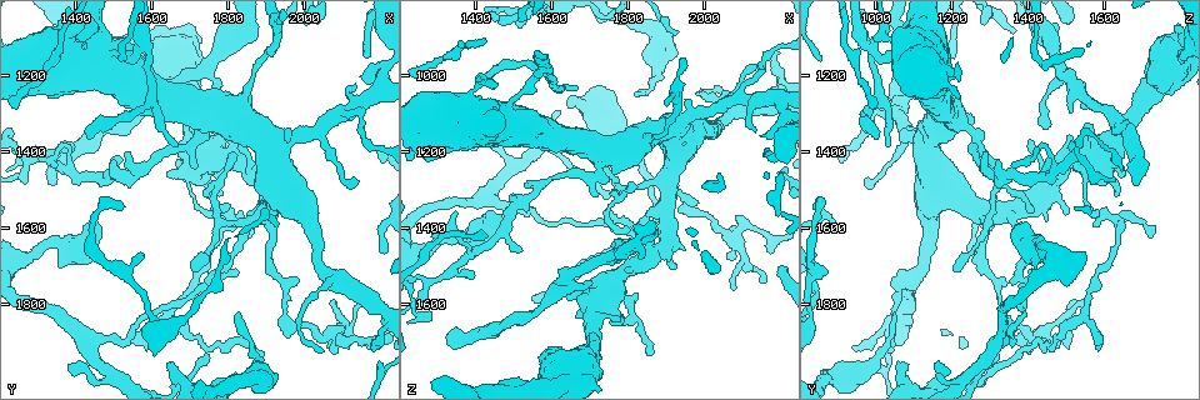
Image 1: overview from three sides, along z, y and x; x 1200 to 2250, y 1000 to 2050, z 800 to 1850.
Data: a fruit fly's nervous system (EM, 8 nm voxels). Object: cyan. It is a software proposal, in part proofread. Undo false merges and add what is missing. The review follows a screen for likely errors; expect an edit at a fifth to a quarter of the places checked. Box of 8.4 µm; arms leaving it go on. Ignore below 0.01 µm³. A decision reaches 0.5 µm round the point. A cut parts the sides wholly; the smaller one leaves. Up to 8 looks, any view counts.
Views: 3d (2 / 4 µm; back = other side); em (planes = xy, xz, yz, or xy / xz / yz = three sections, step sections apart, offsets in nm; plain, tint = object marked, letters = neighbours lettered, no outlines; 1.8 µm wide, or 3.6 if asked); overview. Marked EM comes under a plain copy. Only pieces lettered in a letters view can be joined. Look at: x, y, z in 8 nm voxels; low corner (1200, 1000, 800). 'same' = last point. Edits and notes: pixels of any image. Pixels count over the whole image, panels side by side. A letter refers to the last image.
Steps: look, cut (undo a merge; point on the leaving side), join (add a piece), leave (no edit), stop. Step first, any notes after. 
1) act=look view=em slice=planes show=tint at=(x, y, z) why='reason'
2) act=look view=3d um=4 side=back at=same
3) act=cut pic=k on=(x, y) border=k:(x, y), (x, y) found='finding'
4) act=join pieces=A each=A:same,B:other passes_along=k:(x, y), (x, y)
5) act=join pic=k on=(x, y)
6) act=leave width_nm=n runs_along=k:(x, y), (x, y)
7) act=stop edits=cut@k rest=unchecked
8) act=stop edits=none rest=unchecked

act=look view=em slice=xz step=16 show=tint at=(1815, 1405, 1290) why='branch stops here'

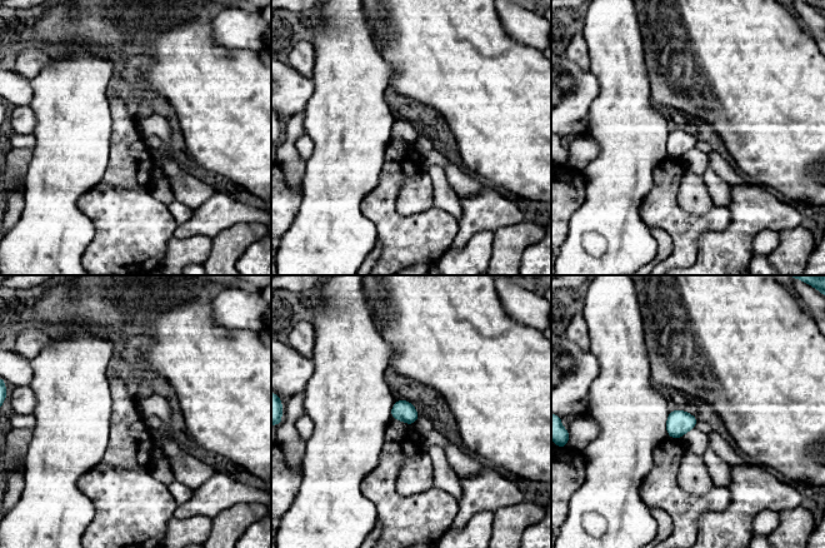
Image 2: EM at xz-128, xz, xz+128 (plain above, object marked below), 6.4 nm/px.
act=look view=em slice=planes show=letters at=same why='cut it another way'

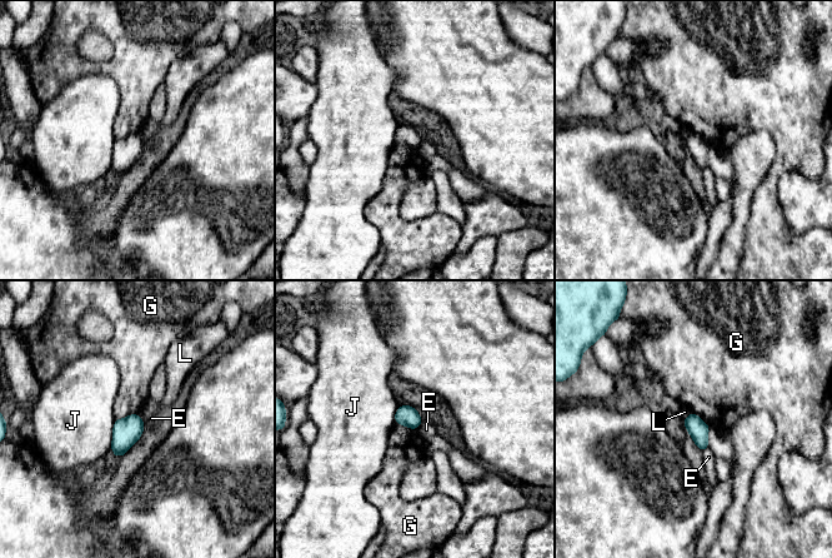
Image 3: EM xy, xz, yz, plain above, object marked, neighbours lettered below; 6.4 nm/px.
act=leave width_nm=130 each=E:other,G:other,J:other,L:other border=3:(138, 414), (143, 422) found='none of them fits'

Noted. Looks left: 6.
act=look view=em um=3.6 slice=planes show=letters at=(1385, 1115, 1080) why='calibre changes'

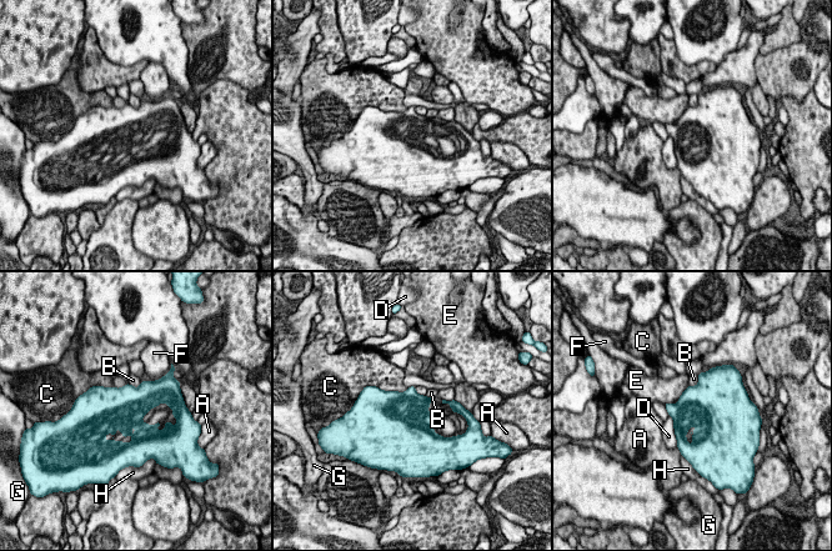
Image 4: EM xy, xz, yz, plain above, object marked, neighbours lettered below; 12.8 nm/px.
act=leave width_nm=600 longest_contact=D:440nm each=A:other,B:other,C:other,D:other,E:other,F:other,G:other,H:other found='all the same neuron'

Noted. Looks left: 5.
act=look view=em slice=planes show=tint at=(1425, 1975, 1170) why='narrows sharply'

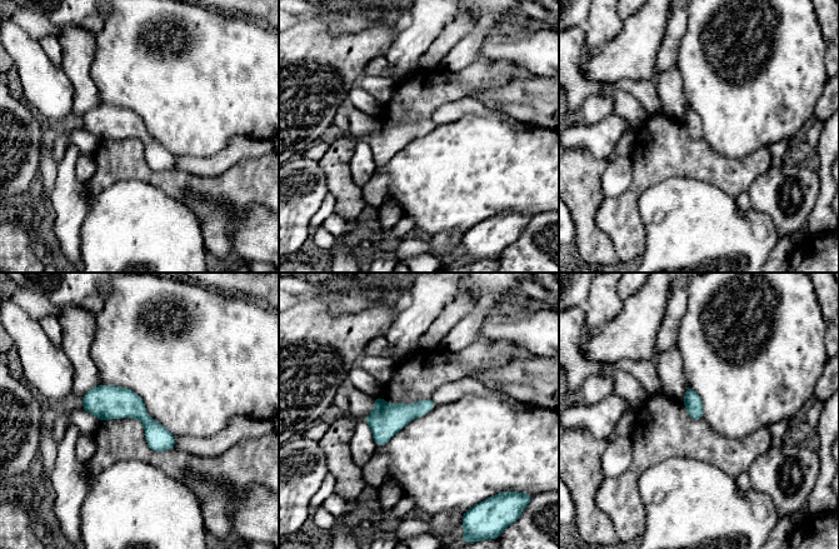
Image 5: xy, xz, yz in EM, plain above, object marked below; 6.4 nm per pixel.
act=look view=em slice=planes show=letters at=same

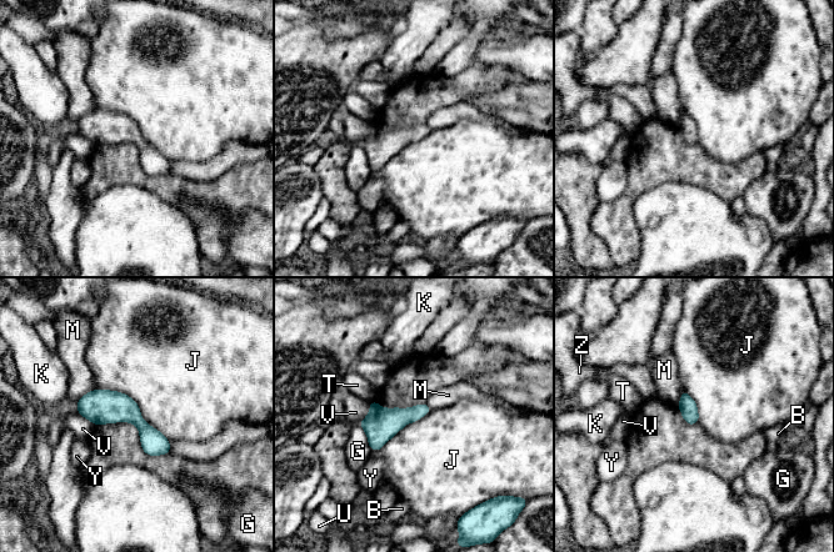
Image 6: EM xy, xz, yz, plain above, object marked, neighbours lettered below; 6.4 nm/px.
act=leave each=B:other,G:other,J:other,K:other,M:other,T:other,U:other,V:other,Y:other,Z:other found='all the same neuron'

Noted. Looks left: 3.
act=look view=em slice=planes show=letters at=(1880, 1955, 1000) why='sudden change in width'

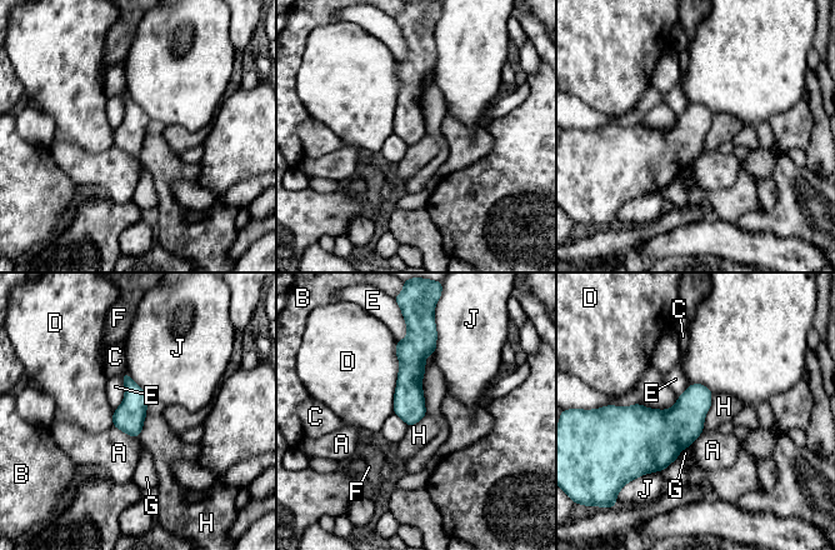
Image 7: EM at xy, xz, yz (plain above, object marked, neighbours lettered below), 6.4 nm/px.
act=leave each=A:other,B:other,C:other,D:other,E:other,F:other,G:other,H:other,J:other found='continuous, no second neuron'

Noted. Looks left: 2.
act=stop edits=none rest=unchecked

